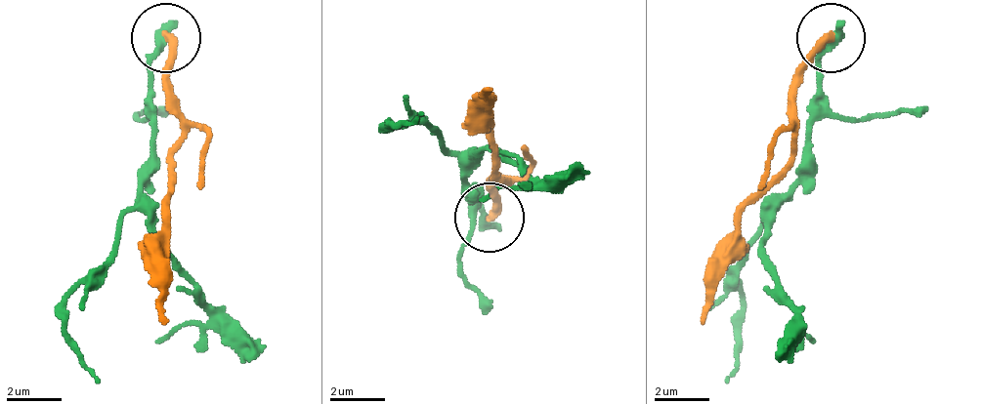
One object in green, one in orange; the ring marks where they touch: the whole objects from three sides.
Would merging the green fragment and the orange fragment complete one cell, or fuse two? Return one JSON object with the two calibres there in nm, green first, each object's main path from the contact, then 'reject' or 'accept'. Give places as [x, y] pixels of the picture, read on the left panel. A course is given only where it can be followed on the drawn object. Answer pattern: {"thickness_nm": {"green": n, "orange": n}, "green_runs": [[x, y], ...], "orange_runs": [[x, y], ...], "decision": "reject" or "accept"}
{"thickness_nm": {"green": 400, "orange": 320}, "green_runs": [[167, 35], [153, 63], [153, 174], [98, 270], [64, 305], [70, 346], [98, 382]], "orange_runs": [[167, 35], [167, 70], [181, 146], [167, 209], [167, 326]], "decision": "reject"}

